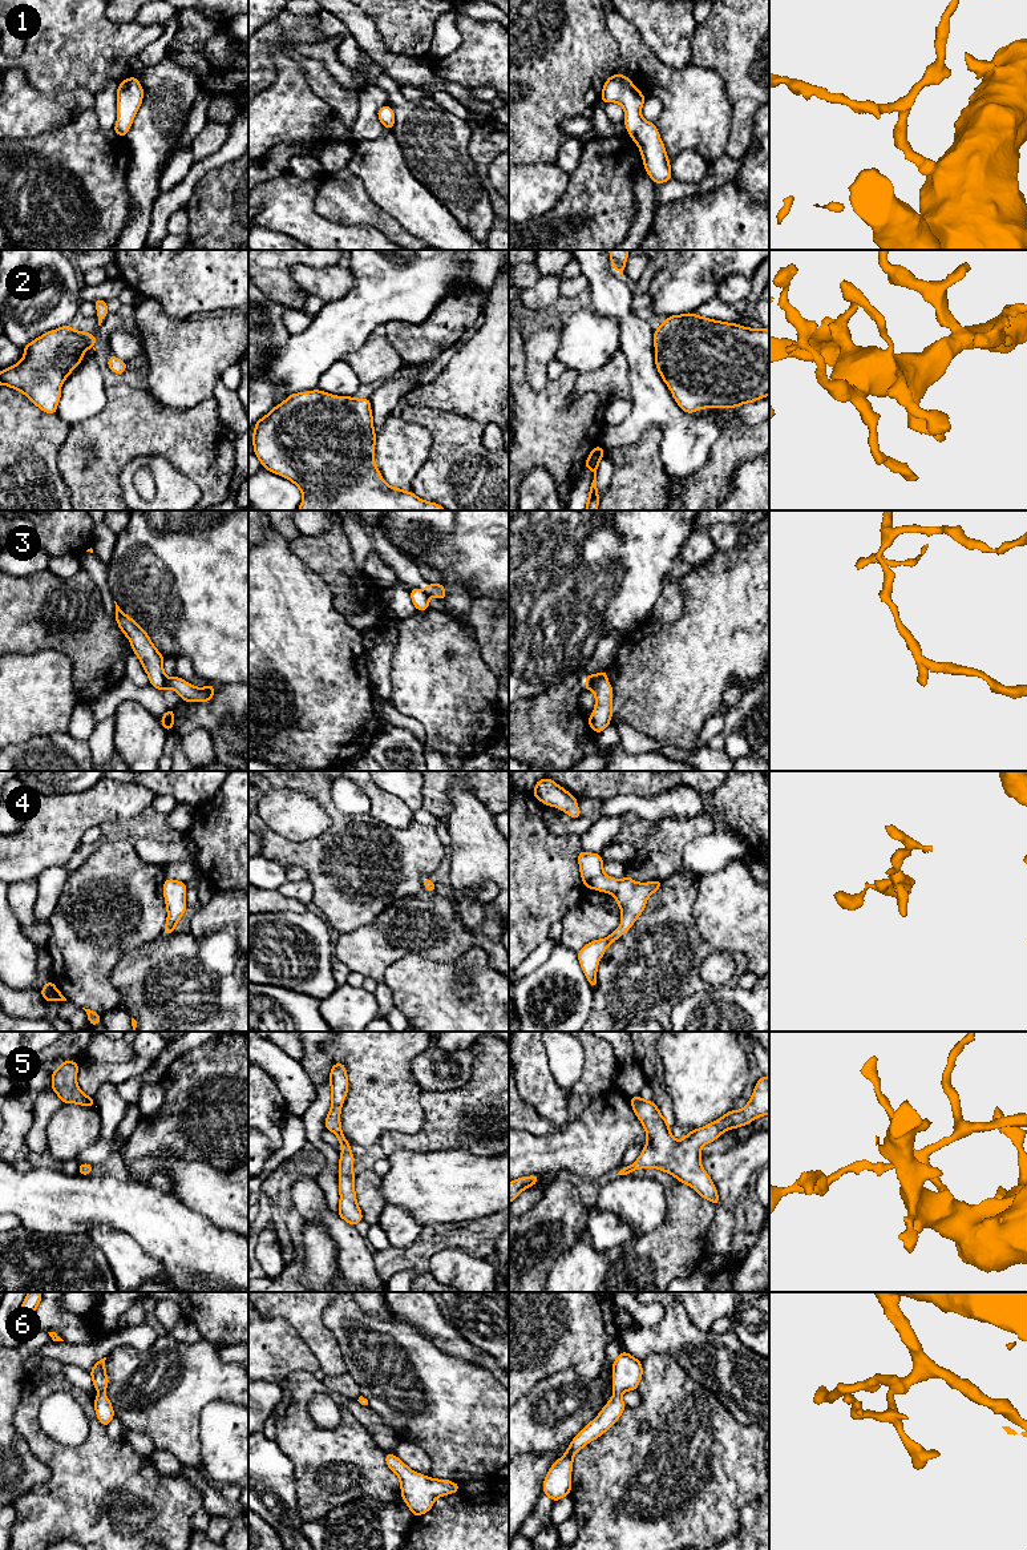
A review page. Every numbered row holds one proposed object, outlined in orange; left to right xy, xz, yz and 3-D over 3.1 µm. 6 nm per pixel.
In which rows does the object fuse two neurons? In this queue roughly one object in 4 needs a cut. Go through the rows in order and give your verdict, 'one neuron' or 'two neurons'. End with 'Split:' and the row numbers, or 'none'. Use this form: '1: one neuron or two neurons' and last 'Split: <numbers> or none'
1: one neuron
2: one neuron
3: two neurons
4: one neuron
5: one neuron
6: one neuron
Split: 3

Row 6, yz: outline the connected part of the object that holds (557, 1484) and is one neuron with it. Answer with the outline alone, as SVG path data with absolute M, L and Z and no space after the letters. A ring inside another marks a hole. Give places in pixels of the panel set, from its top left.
M622 1351L612 1364L612 1389L615 1393L603 1406L602 1412L573 1438L566 1453L547 1472L543 1481L543 1493L554 1502L570 1494L571 1468L575 1453L590 1441L601 1437L619 1420L626 1408L620 1394L626 1390L636 1390L642 1373L642 1363Z

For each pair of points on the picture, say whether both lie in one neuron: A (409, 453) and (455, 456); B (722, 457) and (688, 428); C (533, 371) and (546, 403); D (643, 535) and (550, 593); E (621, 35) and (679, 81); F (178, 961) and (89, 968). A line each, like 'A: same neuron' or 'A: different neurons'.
A: different neurons
B: different neurons
C: different neurons
D: same neuron
E: same neuron
F: different neurons

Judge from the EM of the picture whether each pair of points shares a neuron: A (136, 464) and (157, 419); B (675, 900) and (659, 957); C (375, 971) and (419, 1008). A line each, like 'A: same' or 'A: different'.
A: different
B: same
C: different

